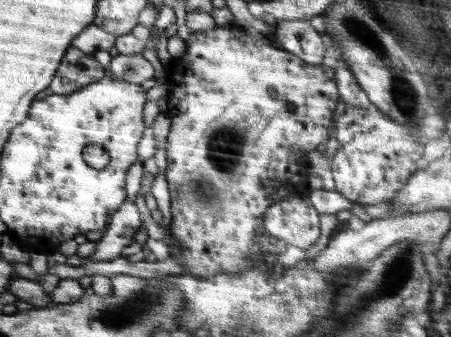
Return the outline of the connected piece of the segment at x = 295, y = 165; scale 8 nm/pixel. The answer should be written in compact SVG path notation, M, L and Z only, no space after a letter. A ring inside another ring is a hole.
M229 24L224 26L216 26L214 29L206 29L204 31L194 31L186 43L186 54L180 58L172 58L170 61L171 66L167 70L169 80L169 92L166 97L168 101L167 114L170 117L171 125L169 134L166 140L166 179L171 198L172 220L168 226L171 240L164 238L164 242L170 248L169 256L178 260L185 266L183 273L194 275L195 277L213 277L218 273L238 273L238 271L248 271L254 266L246 264L246 255L256 255L255 267L261 266L264 262L269 262L278 267L276 262L272 261L270 255L266 255L260 249L255 237L265 233L264 228L264 212L274 203L288 197L306 196L310 190L306 186L308 172L304 170L302 162L304 156L310 150L316 149L318 144L325 144L330 138L330 129L333 126L333 113L335 112L336 105L339 101L339 94L337 92L336 80L334 80L333 68L327 67L324 64L313 66L305 64L300 58L296 57L293 53L281 49L277 45L265 44L262 40L257 40L245 32L238 24Z

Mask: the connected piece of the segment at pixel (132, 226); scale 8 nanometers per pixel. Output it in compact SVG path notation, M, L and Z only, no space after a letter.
M125 200L110 217L110 223L102 230L102 238L96 240L96 249L90 258L90 264L106 262L120 257L123 248L135 242L134 236L141 228L140 213L136 203Z

